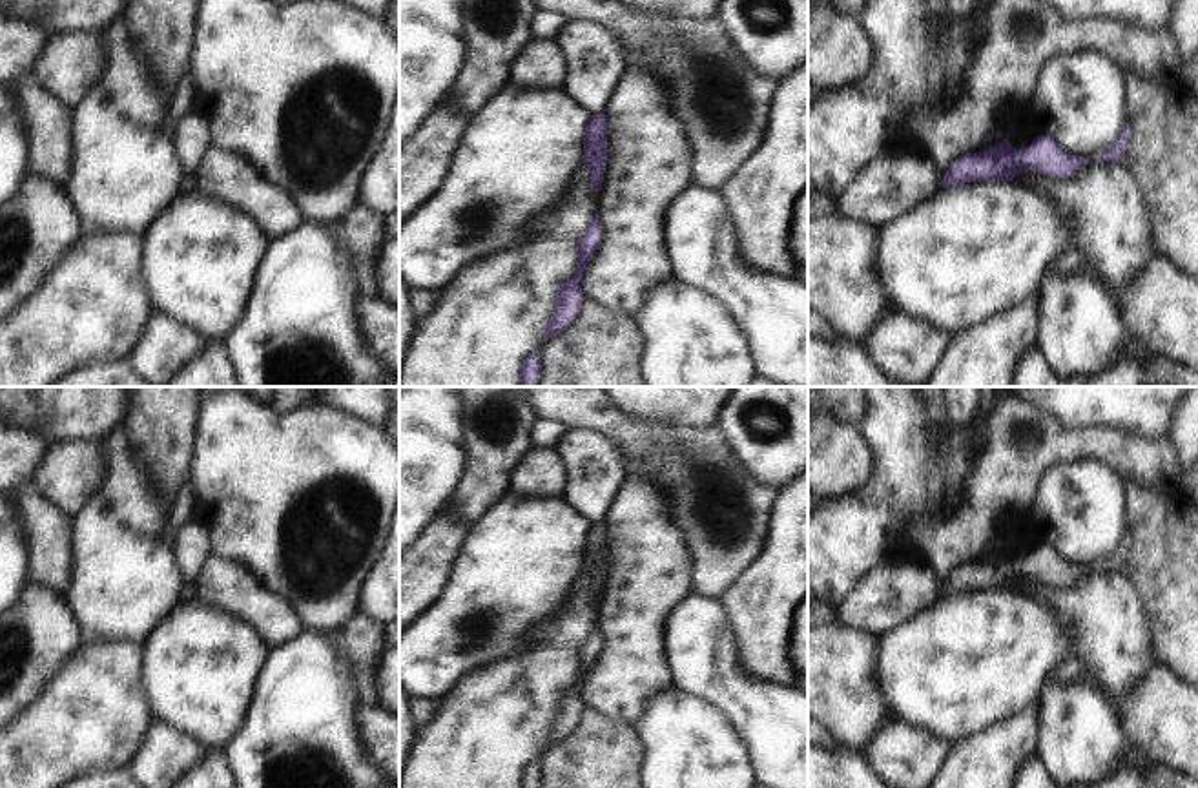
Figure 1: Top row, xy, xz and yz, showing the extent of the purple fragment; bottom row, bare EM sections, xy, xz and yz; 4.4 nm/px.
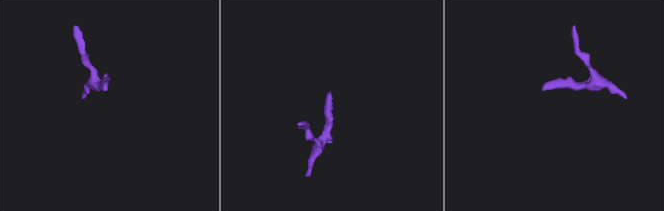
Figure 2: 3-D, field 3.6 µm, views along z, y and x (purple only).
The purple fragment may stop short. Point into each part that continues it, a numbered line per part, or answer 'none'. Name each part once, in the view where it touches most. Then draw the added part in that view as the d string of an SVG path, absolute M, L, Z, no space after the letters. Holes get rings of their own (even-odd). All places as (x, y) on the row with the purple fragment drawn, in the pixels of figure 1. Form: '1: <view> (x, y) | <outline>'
1: xz (595, 59) | M567 20L554 42L567 64L560 91L589 117L604 113L625 73L625 55L618 36L609 27L591 20Z

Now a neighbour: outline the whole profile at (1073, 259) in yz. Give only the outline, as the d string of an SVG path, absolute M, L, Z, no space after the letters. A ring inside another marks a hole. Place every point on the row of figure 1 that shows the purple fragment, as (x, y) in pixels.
M1070 246L1058 261L1056 264L1059 274L1074 274L1074 272L1083 272L1090 277L1094 277L1096 281L1101 281L1100 277L1100 270L1076 248Z

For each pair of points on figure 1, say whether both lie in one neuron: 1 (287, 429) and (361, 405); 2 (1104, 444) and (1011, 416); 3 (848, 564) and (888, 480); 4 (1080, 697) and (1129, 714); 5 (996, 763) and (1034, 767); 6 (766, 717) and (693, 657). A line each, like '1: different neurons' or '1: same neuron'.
1: different neurons
2: same neuron
3: same neuron
4: different neurons
5: different neurons
6: same neuron

